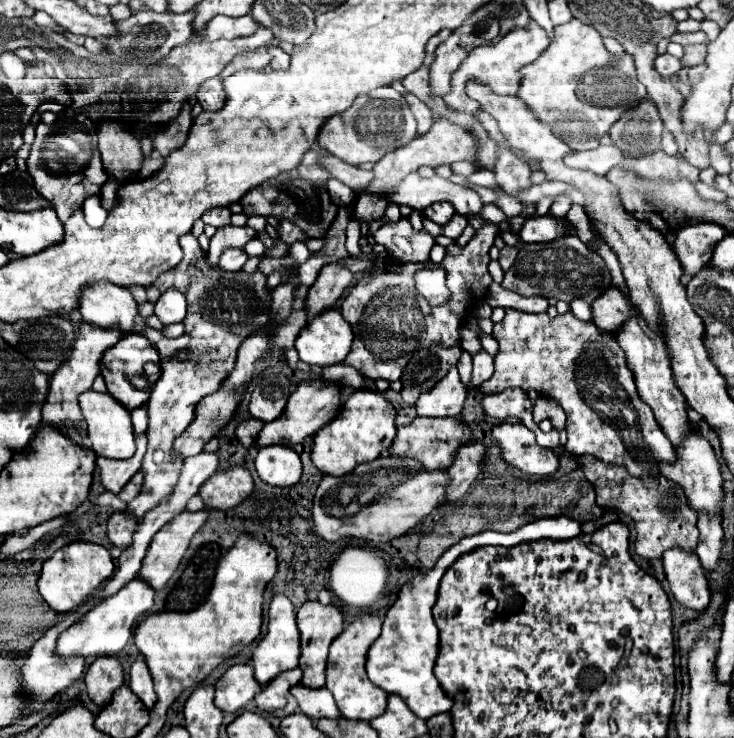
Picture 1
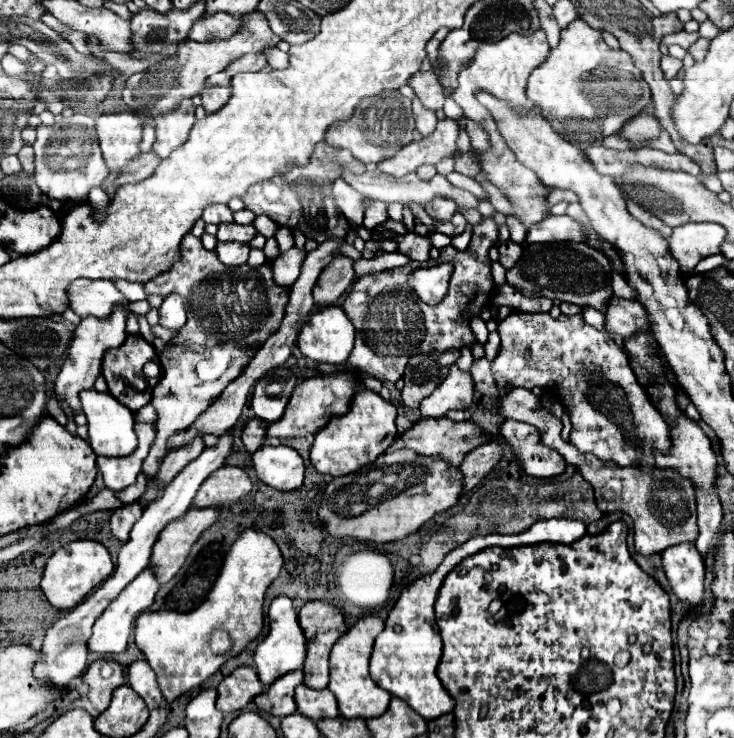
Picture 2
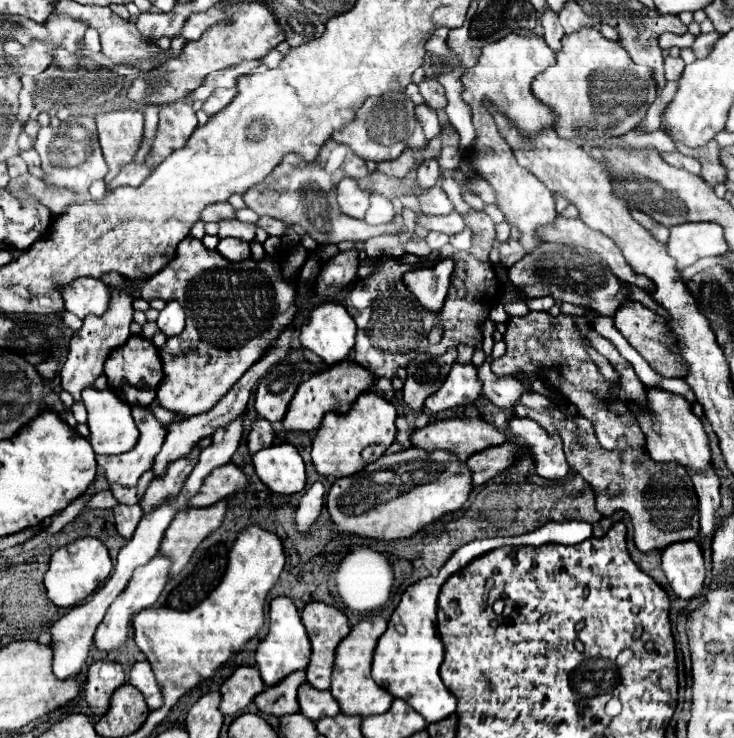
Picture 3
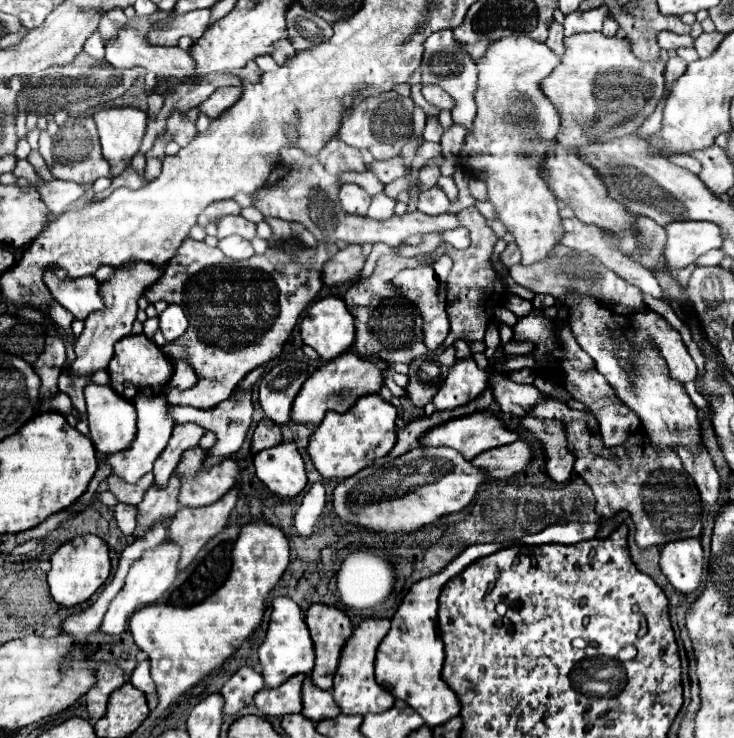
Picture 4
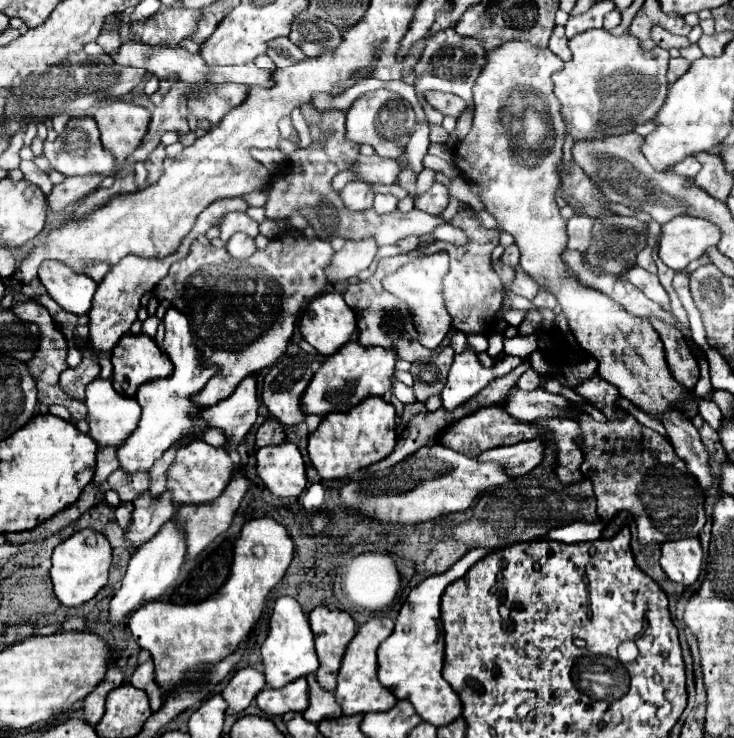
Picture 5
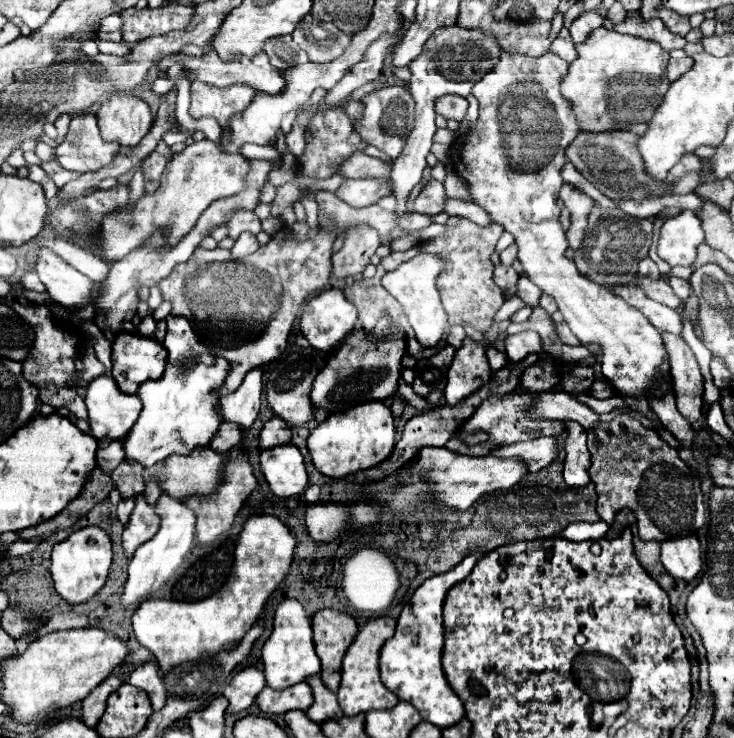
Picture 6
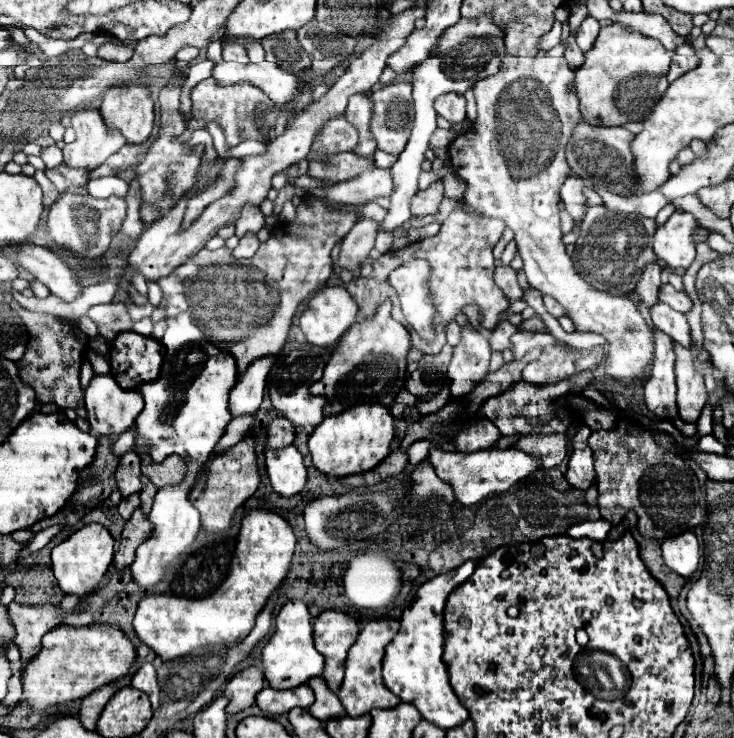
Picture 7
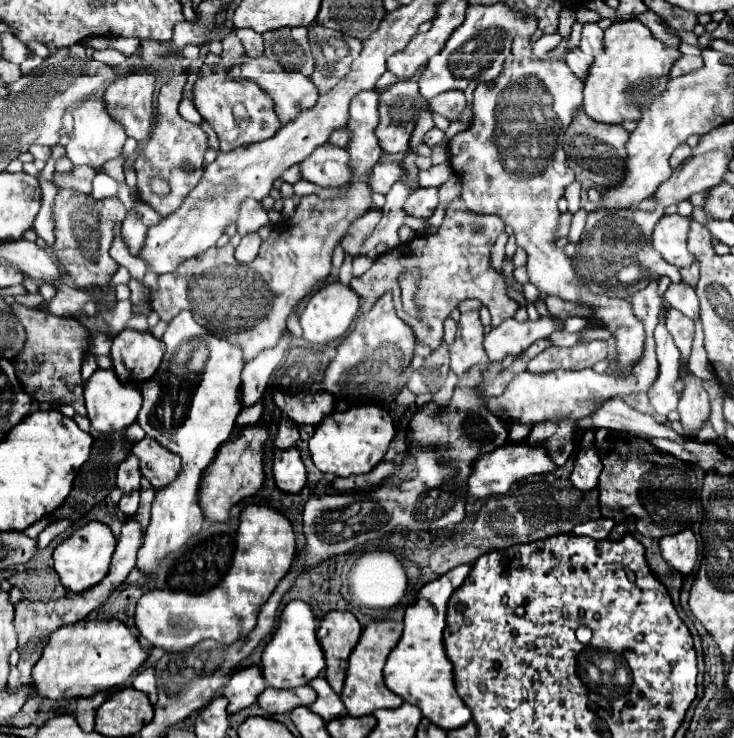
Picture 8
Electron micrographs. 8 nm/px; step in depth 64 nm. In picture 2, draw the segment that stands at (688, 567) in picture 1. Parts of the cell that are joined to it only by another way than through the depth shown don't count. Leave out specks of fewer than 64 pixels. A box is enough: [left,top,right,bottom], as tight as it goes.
[662,544,704,606]

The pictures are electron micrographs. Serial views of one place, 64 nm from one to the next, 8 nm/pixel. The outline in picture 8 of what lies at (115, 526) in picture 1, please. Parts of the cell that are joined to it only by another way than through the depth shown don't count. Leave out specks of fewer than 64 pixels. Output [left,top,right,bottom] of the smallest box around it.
[118,492,140,516]

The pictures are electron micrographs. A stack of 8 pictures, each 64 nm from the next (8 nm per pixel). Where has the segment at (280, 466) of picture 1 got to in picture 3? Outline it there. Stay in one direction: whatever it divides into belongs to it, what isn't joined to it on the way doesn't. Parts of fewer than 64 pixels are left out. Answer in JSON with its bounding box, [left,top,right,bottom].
[252,444,306,494]

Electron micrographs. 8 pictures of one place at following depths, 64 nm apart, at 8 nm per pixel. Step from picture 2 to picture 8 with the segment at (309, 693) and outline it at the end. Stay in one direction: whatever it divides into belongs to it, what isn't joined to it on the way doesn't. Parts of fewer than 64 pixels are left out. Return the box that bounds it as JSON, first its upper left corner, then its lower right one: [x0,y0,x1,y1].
[310,676,346,722]

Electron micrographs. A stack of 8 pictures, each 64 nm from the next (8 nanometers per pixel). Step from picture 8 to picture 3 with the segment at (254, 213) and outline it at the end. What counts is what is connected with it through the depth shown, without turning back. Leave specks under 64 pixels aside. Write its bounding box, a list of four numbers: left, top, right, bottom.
[218,218,256,242]

